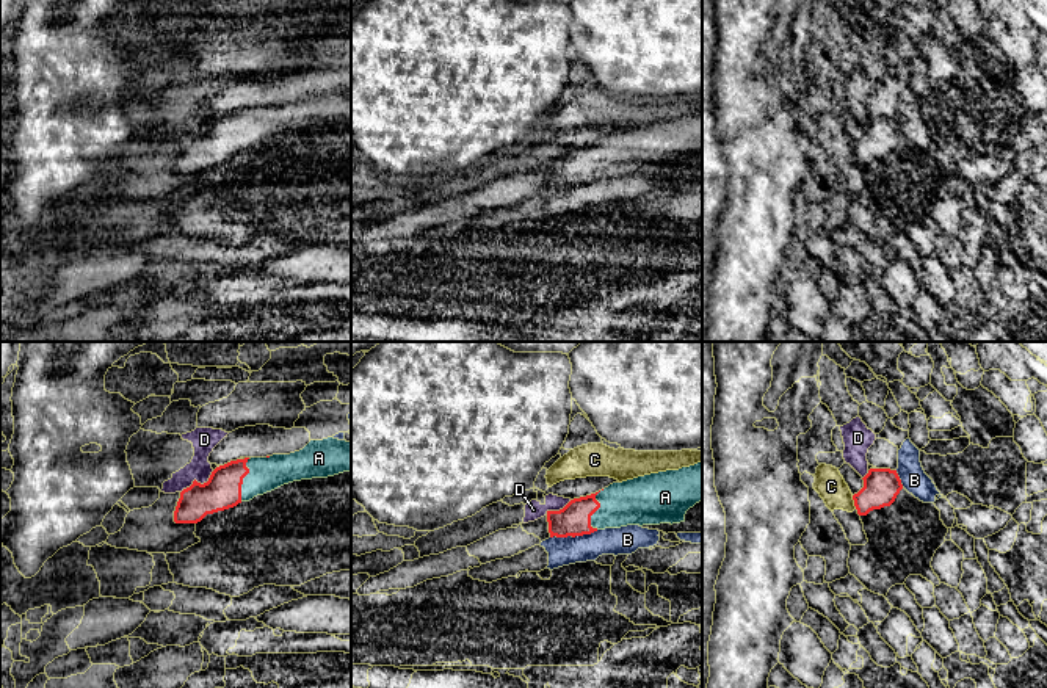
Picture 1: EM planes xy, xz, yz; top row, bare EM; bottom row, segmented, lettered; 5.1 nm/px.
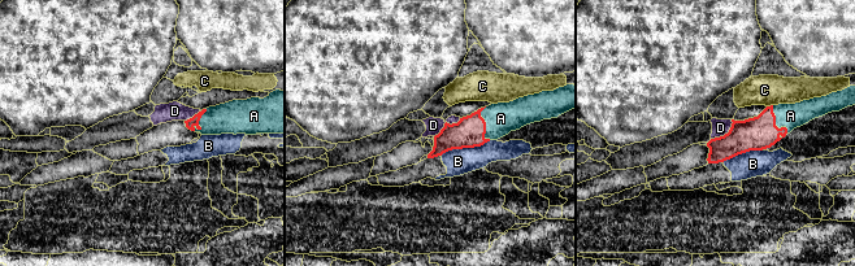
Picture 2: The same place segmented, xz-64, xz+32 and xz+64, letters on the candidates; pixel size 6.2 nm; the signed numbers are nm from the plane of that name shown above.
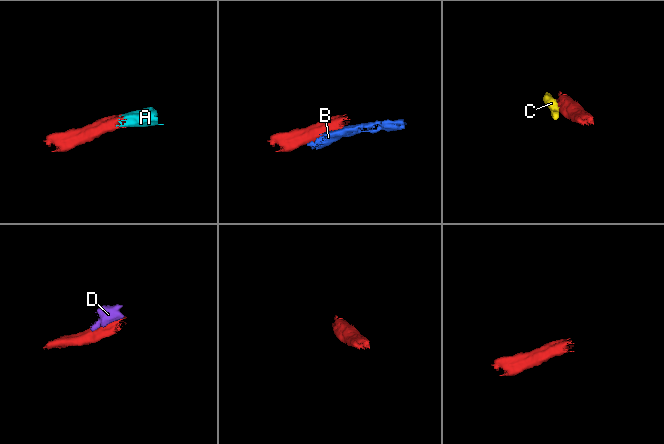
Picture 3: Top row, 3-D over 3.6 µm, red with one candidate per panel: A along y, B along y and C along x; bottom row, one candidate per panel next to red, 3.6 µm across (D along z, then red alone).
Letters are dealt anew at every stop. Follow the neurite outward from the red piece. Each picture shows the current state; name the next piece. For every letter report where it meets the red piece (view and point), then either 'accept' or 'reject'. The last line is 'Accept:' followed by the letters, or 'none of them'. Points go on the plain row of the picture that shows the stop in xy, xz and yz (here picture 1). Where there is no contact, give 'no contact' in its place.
A: meets red in xz at (599, 155); accept
B: meets red in xz at (574, 185); reject
C: meets red in yz at (854, 151); reject
D: meets red in xy at (198, 132); reject
Accept: A

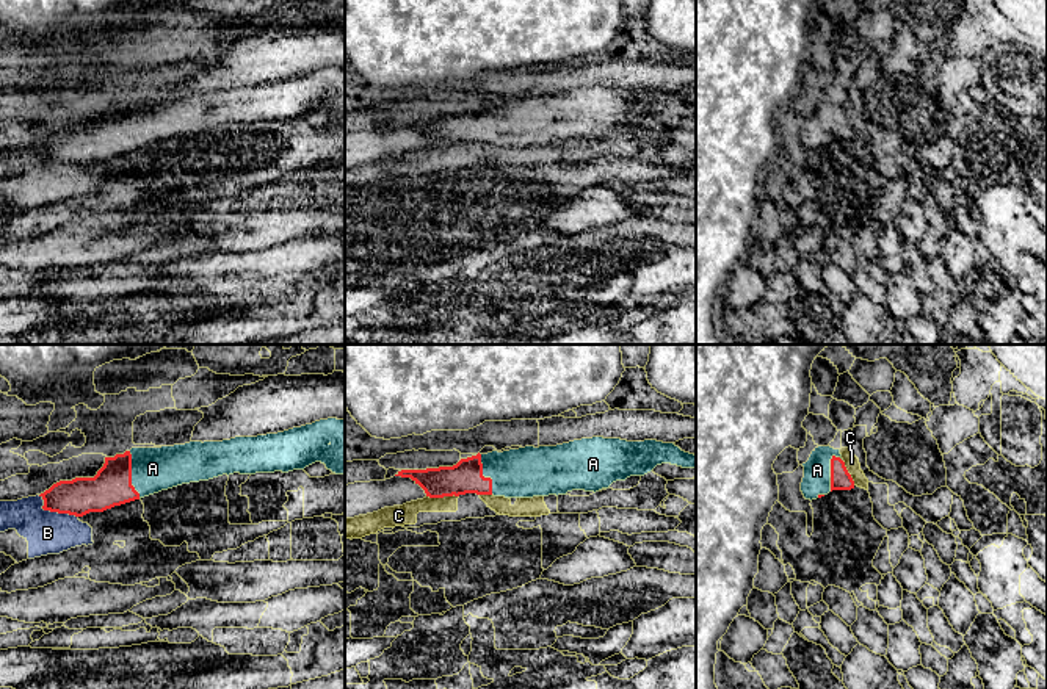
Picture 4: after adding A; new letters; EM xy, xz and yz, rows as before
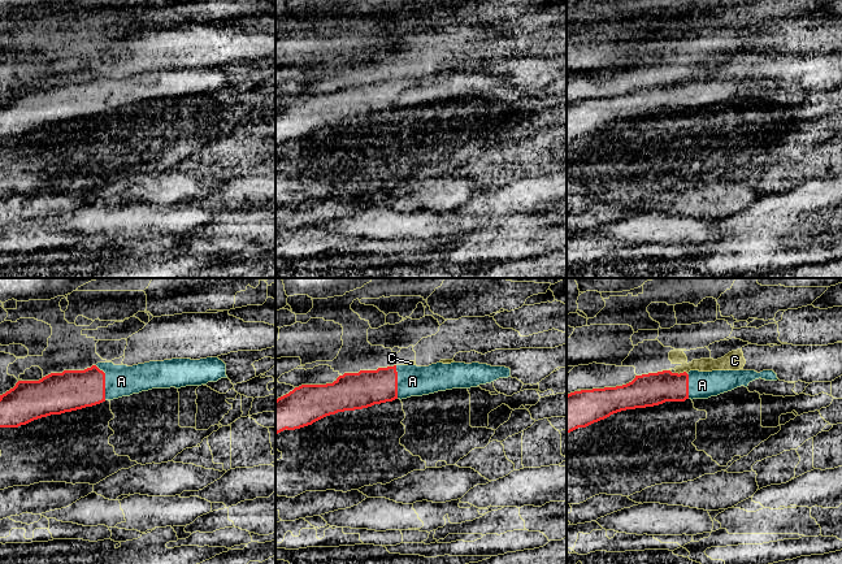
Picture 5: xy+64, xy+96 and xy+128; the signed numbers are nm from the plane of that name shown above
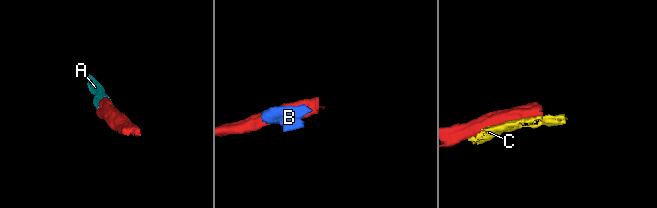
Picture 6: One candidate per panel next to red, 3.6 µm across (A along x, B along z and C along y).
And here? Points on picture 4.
A: meets red in xy at (130, 124); accept
B: meets red in xy at (54, 160); reject
C: meets red in xz at (442, 146); reject
Accept: A

